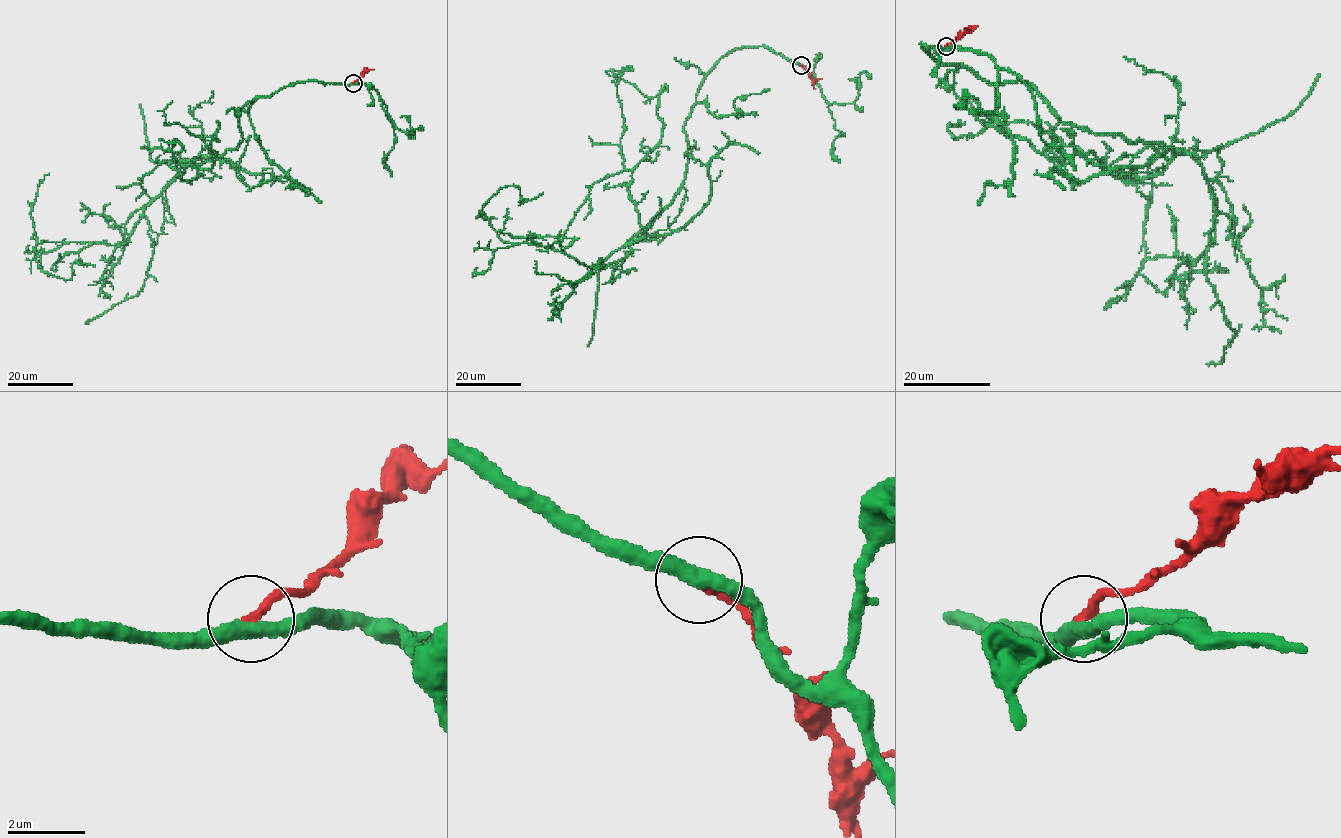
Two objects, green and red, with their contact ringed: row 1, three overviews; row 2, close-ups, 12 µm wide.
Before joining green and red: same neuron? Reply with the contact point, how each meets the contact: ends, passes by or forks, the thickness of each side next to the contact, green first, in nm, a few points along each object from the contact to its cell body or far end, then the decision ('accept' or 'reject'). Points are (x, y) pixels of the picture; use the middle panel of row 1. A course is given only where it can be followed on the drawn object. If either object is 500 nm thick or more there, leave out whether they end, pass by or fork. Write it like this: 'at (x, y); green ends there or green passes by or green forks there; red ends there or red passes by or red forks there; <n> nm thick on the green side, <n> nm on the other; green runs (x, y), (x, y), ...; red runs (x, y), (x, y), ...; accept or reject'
at (801, 65); green passes by; red ends there; 400 nm thick on the green side, 240 nm on the other; green runs (801, 65), (754, 46), (719, 60), (683, 186), (605, 267), (505, 242), (482, 213), (503, 187), (543, 192); red runs (801, 65), (812, 78), (815, 89); reject

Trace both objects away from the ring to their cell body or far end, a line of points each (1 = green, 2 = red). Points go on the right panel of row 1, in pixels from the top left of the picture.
1: (946, 46), (921, 43), (1200, 165), (1209, 247), (1147, 258), (1106, 307), (1115, 289)
2: (946, 46), (978, 25)

